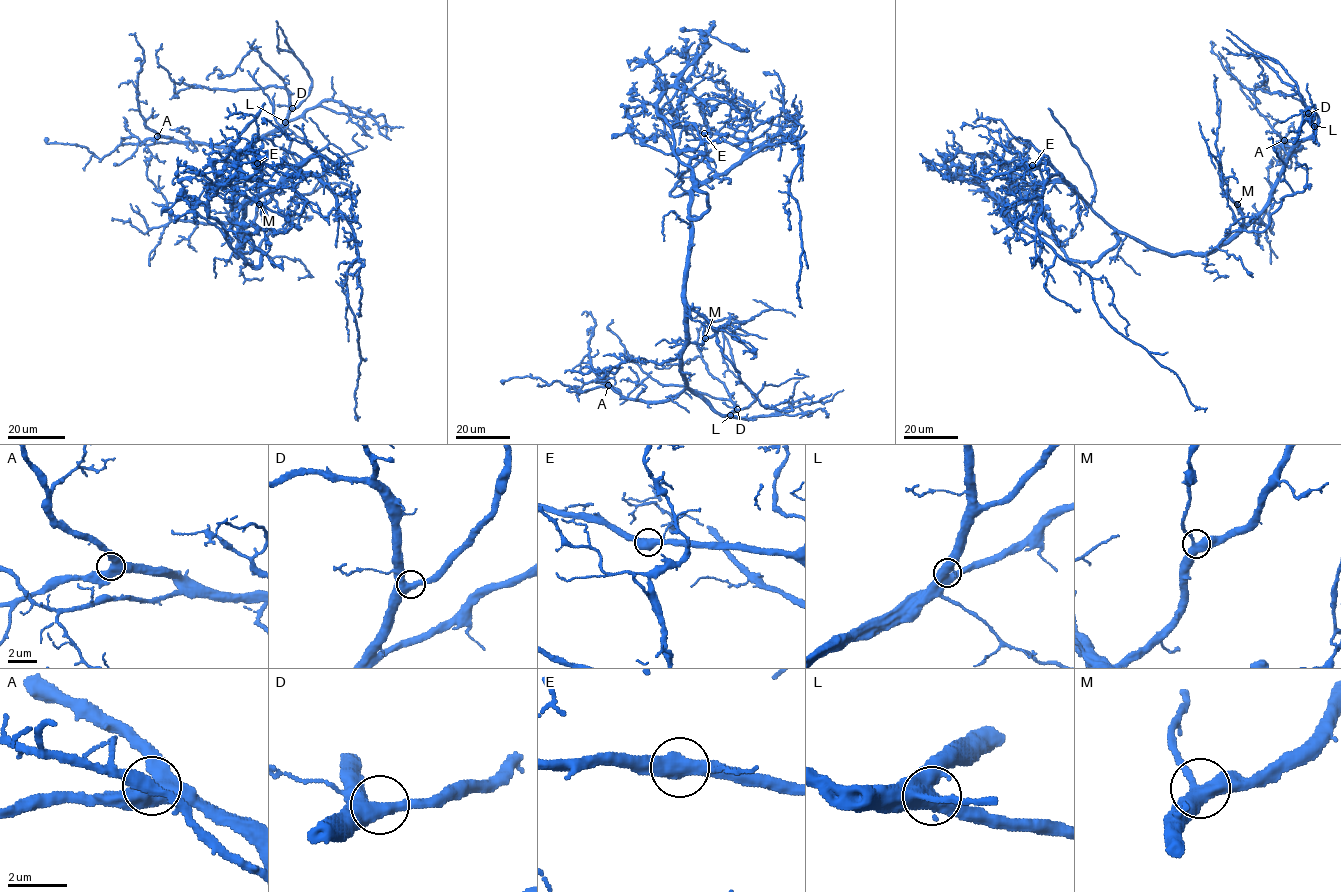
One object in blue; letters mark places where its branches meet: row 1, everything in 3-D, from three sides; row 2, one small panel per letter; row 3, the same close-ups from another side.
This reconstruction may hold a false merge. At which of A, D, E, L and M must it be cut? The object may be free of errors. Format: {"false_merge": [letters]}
{"false_merge": []}

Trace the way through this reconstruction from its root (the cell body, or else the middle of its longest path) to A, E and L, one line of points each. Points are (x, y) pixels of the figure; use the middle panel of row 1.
A: (689, 239), (685, 286), (686, 347), (681, 355), (685, 387), (673, 398), (649, 402), (624, 398), (608, 385)
E: (689, 239), (692, 192), (726, 173), (749, 148), (746, 139), (704, 133)
L: (689, 239), (685, 286), (686, 347), (681, 355), (681, 374), (685, 384), (717, 412), (730, 415)

